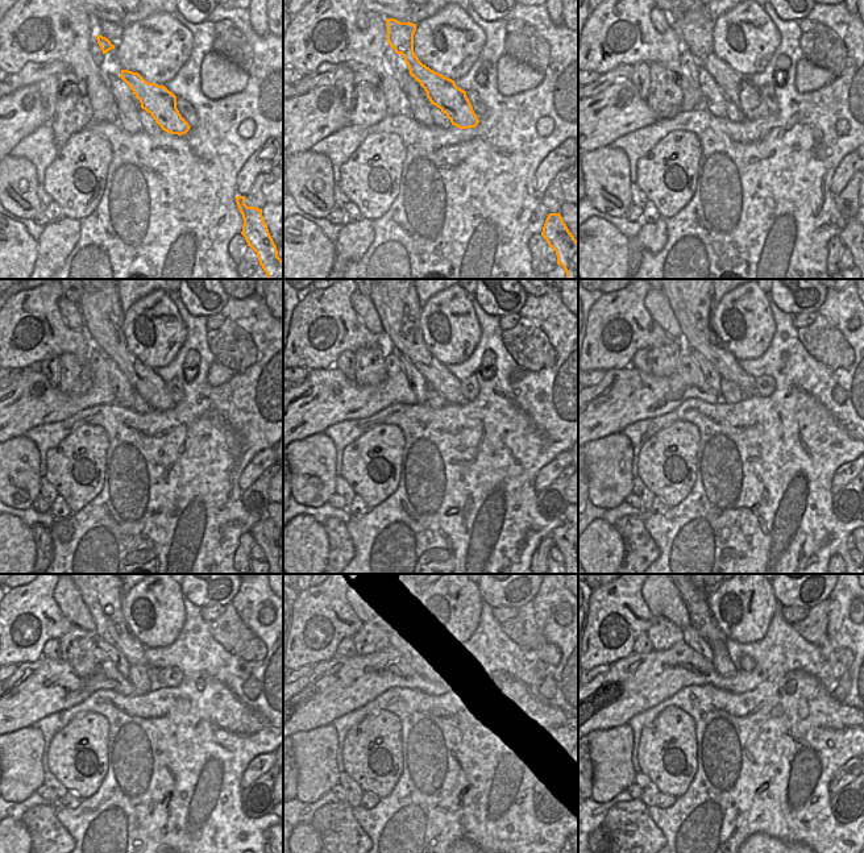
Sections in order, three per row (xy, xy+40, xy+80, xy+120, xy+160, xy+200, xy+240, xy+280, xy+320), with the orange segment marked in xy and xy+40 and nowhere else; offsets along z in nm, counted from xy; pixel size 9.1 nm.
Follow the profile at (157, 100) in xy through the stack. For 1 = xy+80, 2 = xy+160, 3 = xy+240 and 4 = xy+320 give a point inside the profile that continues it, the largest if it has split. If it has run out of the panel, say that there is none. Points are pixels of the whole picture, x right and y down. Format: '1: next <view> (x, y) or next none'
1: next xy+80 (696, 26)
2: next xy+160 (398, 307)
3: next xy+240 (103, 600)
4: next xy+320 (701, 619)

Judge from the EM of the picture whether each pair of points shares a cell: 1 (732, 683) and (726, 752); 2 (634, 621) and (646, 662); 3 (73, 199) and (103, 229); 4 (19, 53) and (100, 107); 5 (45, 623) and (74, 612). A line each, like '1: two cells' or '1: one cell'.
1: two cells
2: two cells
3: two cells
4: one cell
5: two cells

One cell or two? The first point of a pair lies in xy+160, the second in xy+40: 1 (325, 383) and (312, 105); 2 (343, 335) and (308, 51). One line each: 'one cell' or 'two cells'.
1: one cell
2: one cell

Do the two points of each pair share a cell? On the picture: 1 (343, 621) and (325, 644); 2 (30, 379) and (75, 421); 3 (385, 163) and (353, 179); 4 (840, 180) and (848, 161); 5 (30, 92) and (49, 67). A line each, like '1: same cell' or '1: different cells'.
1: same cell
2: different cells
3: same cell
4: same cell
5: different cells

